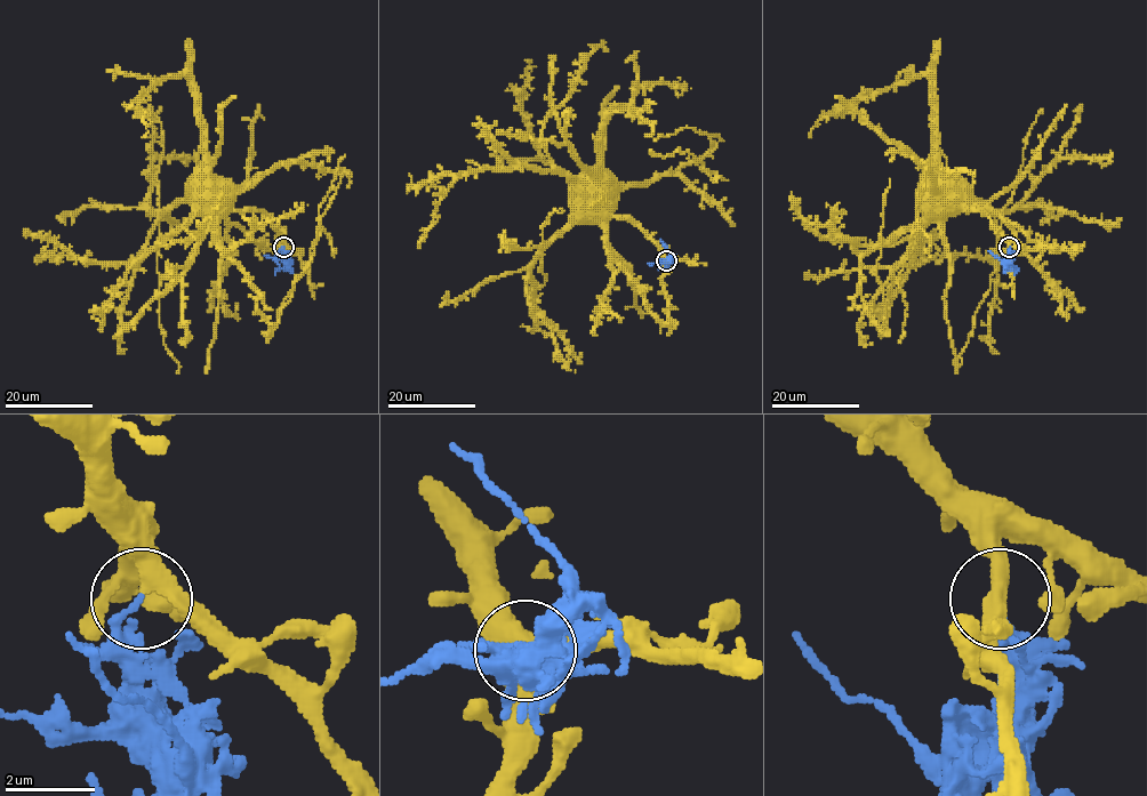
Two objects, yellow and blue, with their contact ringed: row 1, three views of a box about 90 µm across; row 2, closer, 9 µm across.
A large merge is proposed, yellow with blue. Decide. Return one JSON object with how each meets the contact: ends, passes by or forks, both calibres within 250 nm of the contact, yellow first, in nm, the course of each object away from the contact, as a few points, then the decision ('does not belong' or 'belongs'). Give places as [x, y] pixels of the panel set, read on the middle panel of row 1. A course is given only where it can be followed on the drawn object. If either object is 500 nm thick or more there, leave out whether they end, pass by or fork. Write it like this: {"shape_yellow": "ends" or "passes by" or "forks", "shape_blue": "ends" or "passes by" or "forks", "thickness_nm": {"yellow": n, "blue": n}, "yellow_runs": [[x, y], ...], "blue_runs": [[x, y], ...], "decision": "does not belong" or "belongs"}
{"shape_yellow": "passes by", "shape_blue": "ends", "thickness_nm": {"yellow": 360, "blue": 190}, "yellow_runs": [[666, 260], [650, 238], [633, 222], [612, 217], [592, 192]], "blue_runs": [[666, 260], [670, 250], [659, 240]], "decision": "does not belong"}

